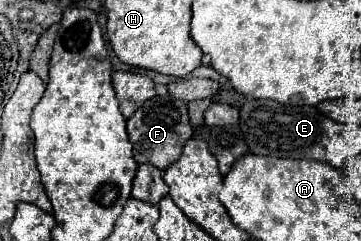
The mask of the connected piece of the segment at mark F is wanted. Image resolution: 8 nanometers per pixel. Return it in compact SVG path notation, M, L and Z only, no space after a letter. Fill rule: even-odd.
M157 95L127 119L127 133L135 147L137 163L151 163L155 167L167 169L171 163L175 163L181 157L185 141L193 135L193 127L187 117L187 103L177 101L171 95L165 97Z

